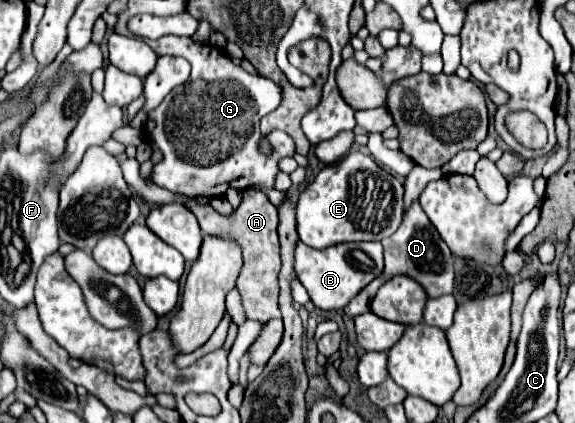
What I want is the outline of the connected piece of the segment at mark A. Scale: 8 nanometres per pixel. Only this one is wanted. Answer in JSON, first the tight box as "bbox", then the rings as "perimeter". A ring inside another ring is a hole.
{"bbox":[189,190,281,322],"perimeter":[[[245,190],[243,200],[233,216],[221,216],[213,210],[211,204],[189,204],[191,212],[197,216],[203,234],[211,236],[233,236],[241,250],[243,250],[243,268],[237,278],[237,290],[241,294],[245,312],[249,320],[269,322],[273,318],[281,318],[277,296],[279,296],[279,270],[281,270],[281,256],[279,256],[279,216],[277,208],[269,202],[269,198],[261,190]]]}

